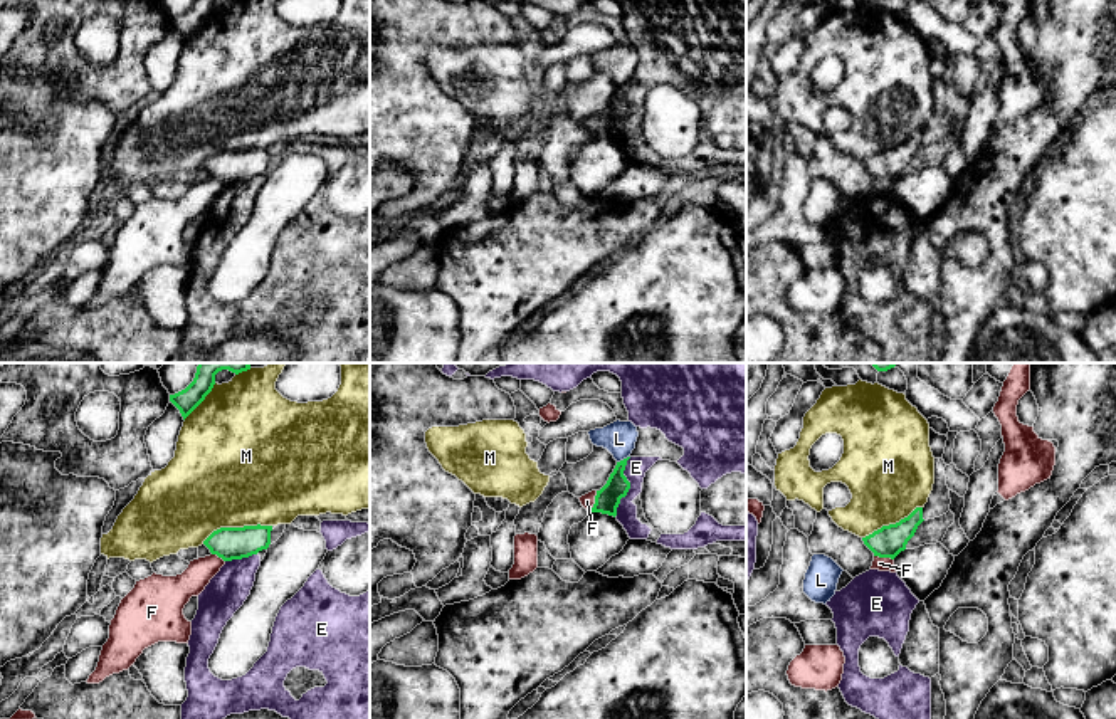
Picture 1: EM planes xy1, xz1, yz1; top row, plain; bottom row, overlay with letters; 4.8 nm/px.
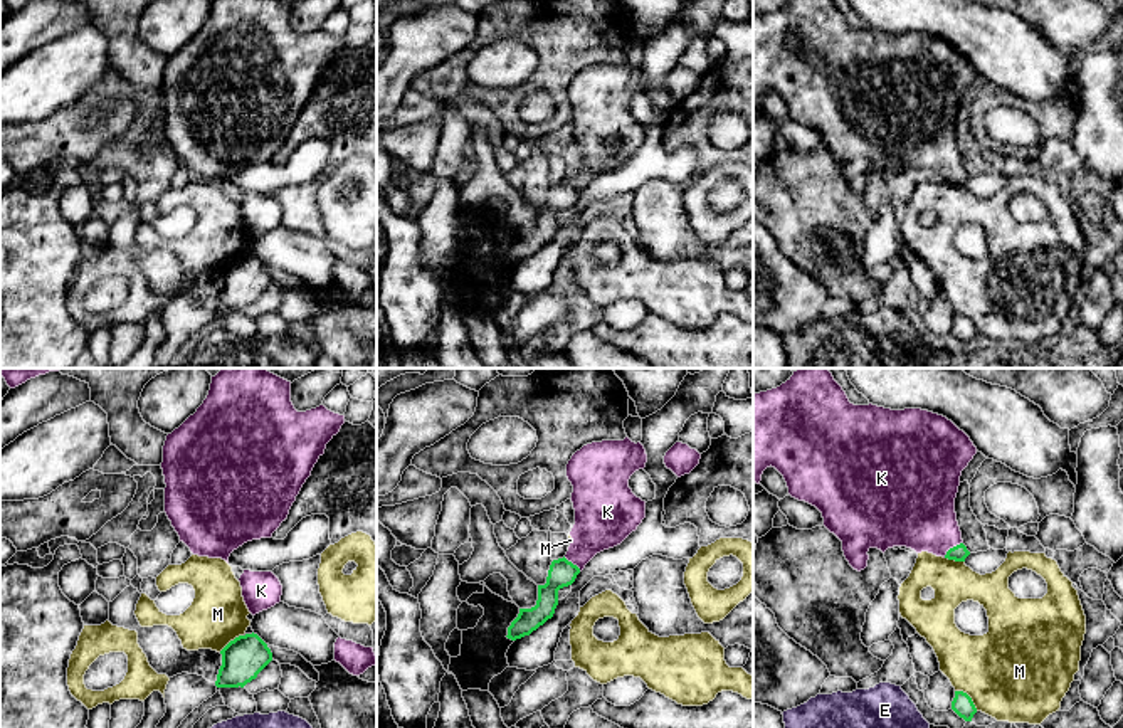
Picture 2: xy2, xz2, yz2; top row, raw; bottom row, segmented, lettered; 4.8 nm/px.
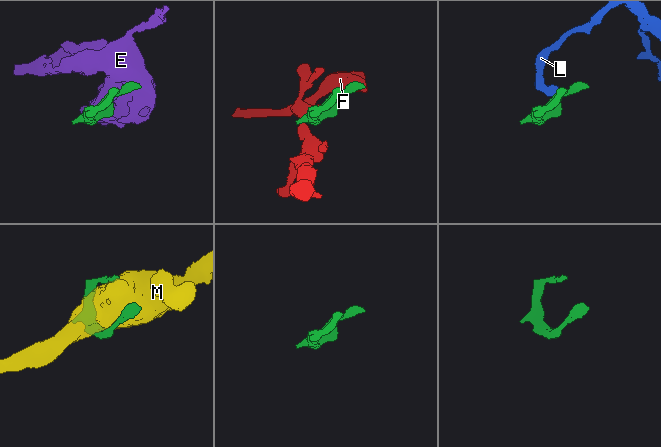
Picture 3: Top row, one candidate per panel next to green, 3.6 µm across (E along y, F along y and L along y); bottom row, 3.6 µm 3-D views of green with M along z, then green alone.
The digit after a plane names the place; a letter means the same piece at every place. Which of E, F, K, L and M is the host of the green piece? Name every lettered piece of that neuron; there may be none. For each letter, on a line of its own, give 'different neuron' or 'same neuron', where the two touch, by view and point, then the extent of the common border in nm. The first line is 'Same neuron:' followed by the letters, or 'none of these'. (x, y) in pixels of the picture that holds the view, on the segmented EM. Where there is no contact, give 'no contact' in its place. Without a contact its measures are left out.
Same neuron: K
E: different neuron; meets green in xz1 at (629, 488); contact 300 nm long
F: different neuron; meets green in xz1 at (595, 501); contact 100 nm long
K: same neuron; meets green in yz2 at (954, 547); contact 120 nm long
L: different neuron; meets green in xz1 at (624, 459); contact 70 nm long
M: different neuron; meets green in xy1 at (236, 528); contact 340 nm long

